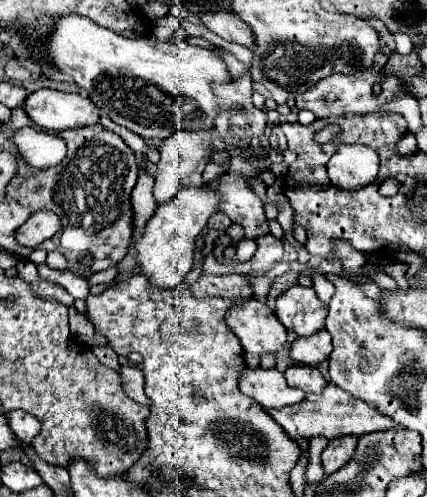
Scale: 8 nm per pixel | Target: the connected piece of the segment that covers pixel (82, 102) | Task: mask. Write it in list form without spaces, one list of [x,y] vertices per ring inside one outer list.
[[[51,88],[31,92],[23,108],[35,124],[47,130],[65,130],[99,122],[99,108],[89,98]]]

